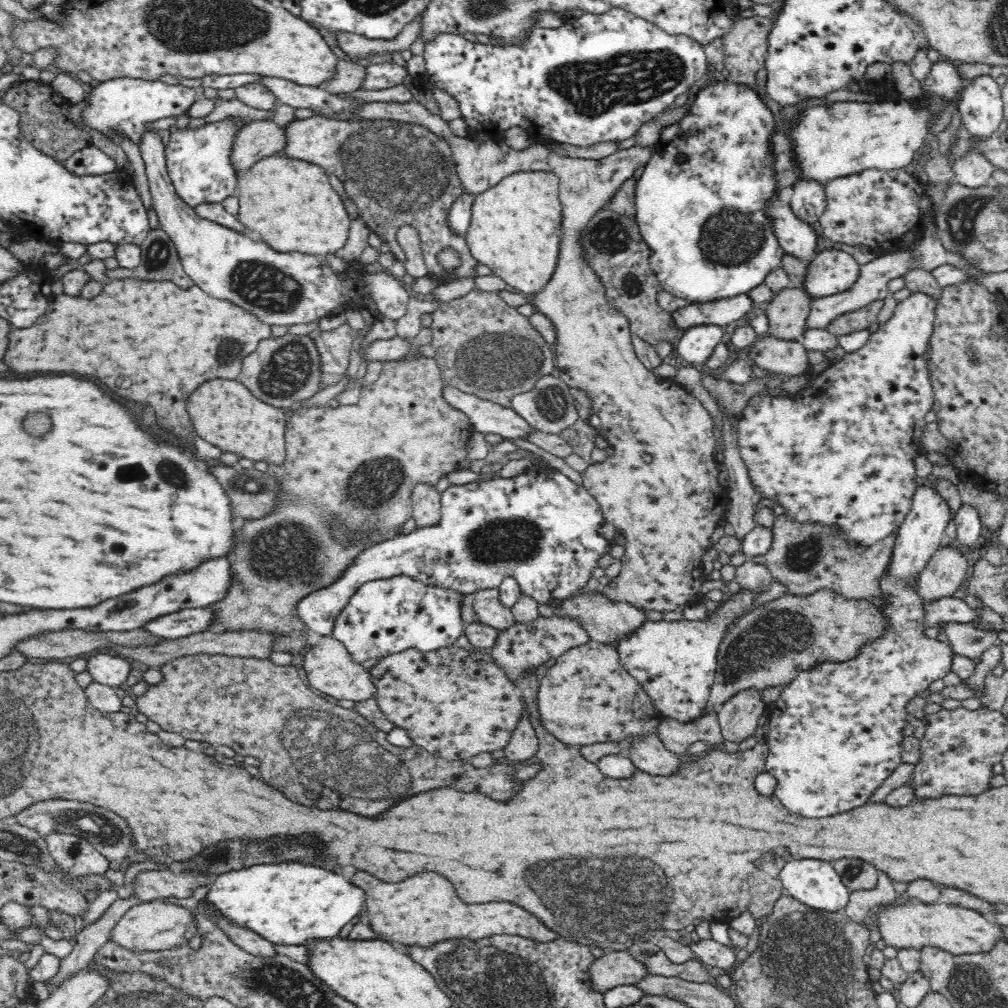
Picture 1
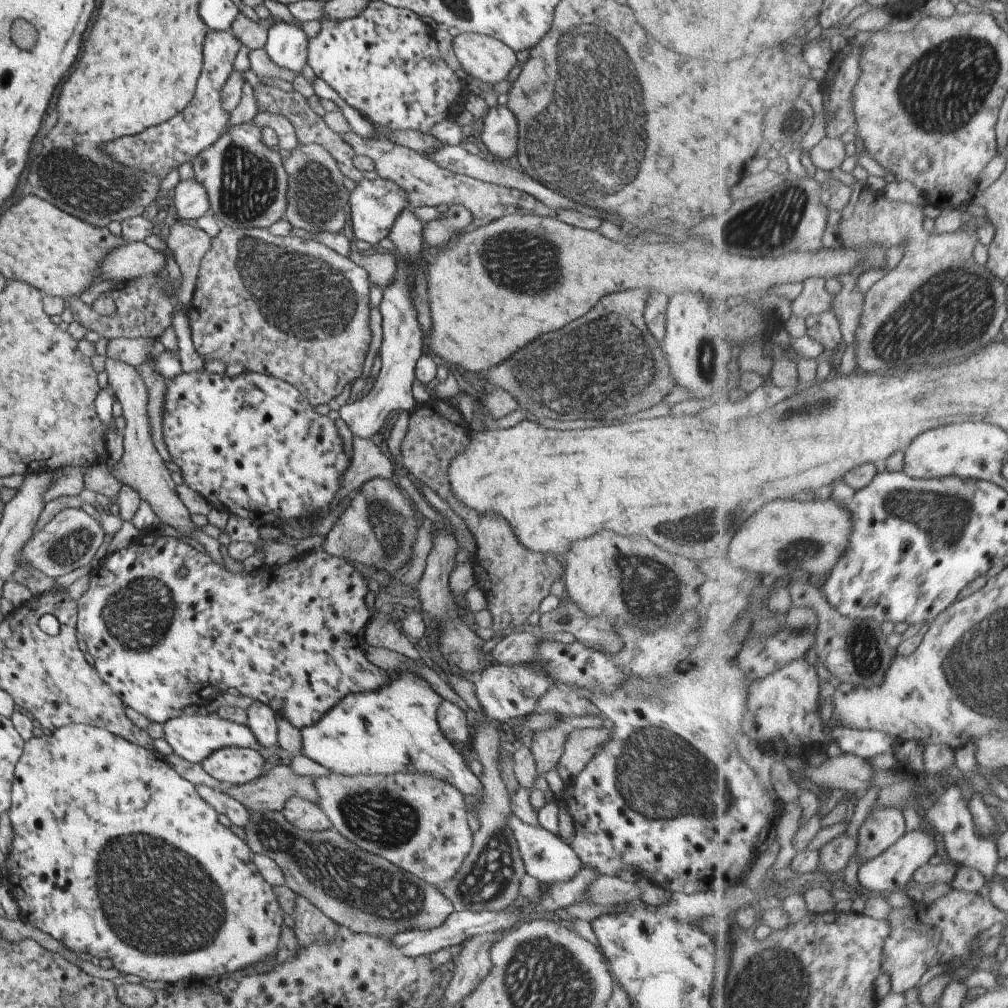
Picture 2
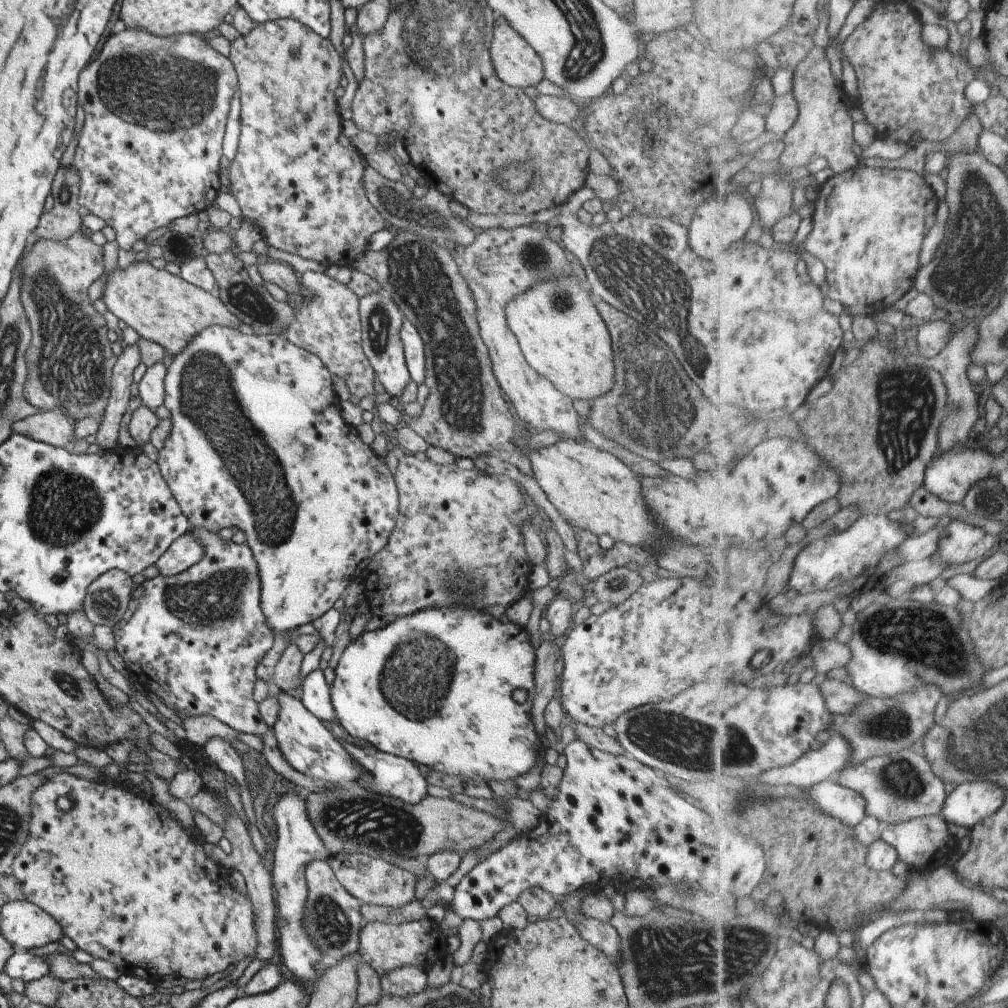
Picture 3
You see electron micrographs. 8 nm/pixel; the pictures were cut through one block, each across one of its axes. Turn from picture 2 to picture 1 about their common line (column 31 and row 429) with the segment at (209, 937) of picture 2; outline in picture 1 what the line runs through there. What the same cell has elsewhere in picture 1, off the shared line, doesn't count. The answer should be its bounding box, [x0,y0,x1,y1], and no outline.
[737,293,937,551]

